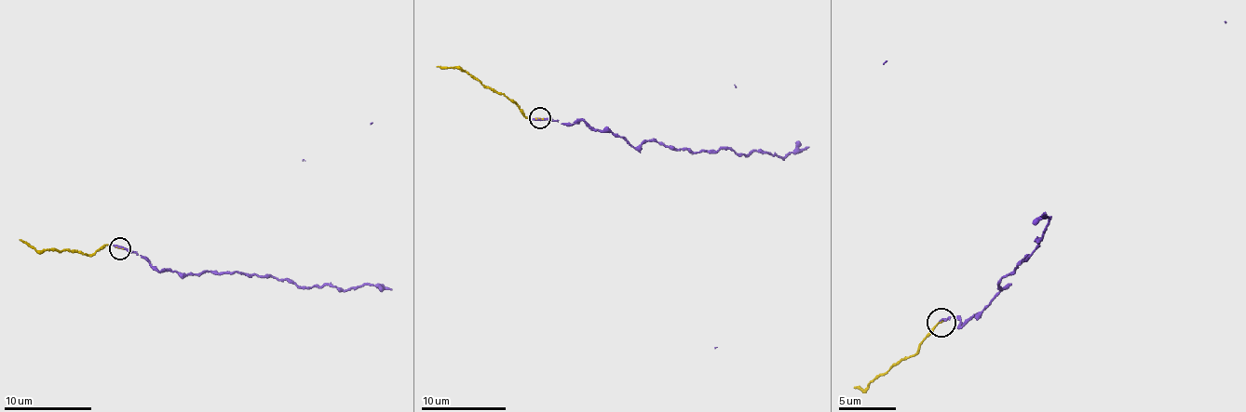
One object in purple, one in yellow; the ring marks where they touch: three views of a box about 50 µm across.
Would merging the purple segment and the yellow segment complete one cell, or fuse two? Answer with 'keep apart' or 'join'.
join

